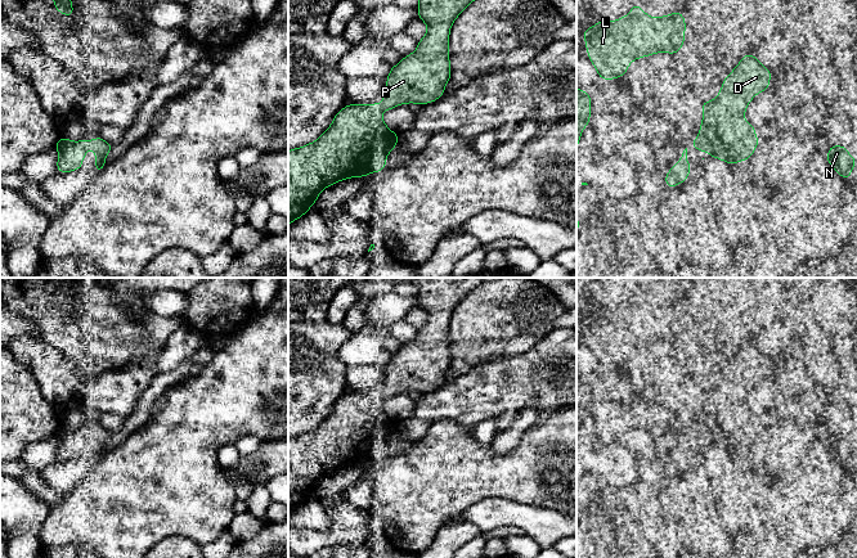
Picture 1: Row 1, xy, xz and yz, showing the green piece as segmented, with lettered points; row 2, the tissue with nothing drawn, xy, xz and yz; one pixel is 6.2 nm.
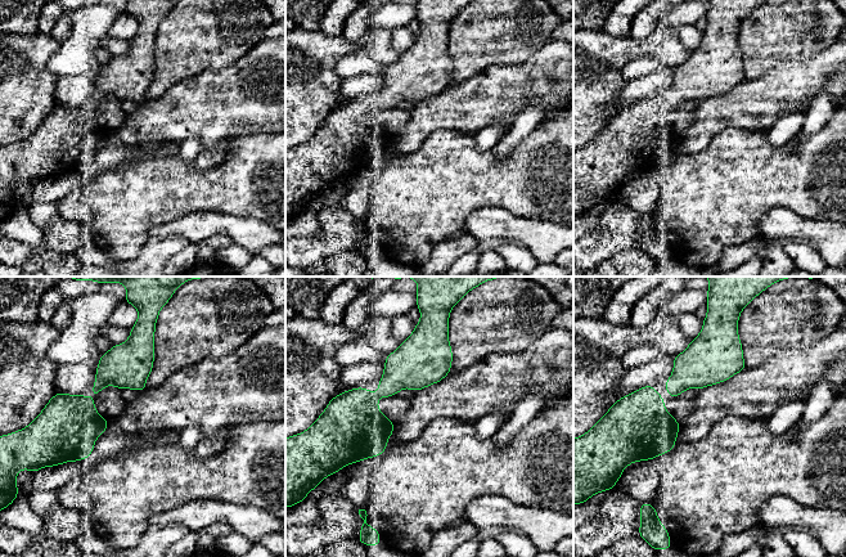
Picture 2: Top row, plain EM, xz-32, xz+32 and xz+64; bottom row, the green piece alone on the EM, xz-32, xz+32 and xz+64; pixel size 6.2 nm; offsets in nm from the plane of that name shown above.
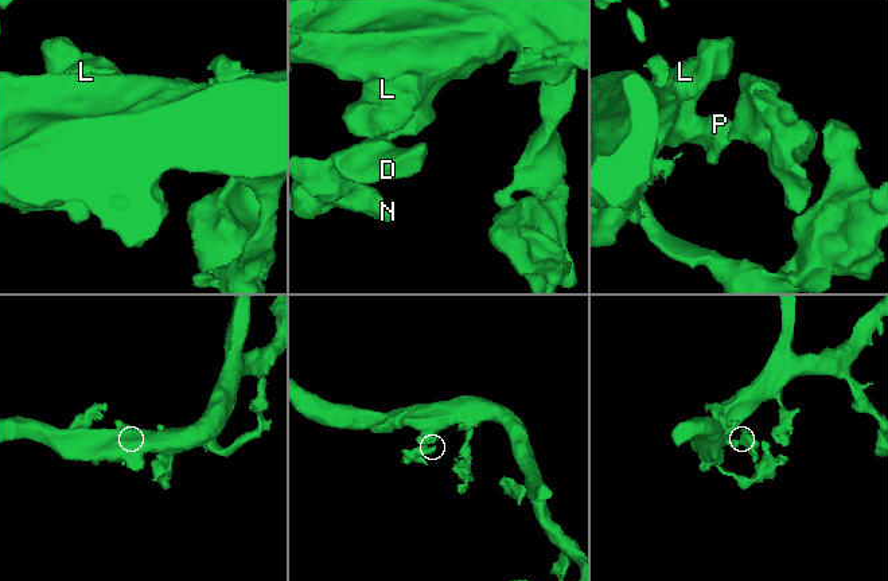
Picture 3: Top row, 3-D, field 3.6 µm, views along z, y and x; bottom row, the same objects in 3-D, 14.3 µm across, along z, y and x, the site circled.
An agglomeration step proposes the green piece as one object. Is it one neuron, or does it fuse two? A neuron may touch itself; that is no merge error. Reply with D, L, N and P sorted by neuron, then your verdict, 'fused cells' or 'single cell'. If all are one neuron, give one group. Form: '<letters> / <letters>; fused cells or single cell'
D L N P; single cell

